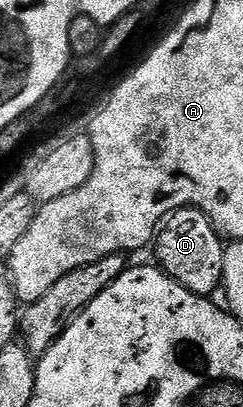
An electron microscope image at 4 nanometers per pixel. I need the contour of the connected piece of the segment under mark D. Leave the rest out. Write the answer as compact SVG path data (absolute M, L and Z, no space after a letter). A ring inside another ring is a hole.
M180 208L163 221L154 240L155 263L163 268L186 290L199 296L211 297L212 291L221 287L224 279L225 241L201 208Z

